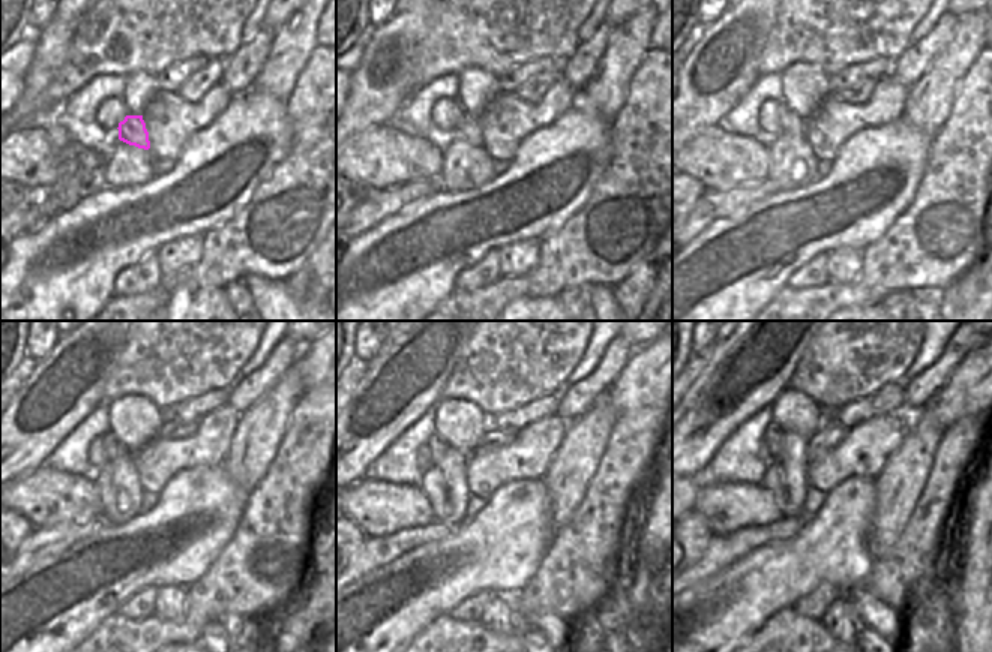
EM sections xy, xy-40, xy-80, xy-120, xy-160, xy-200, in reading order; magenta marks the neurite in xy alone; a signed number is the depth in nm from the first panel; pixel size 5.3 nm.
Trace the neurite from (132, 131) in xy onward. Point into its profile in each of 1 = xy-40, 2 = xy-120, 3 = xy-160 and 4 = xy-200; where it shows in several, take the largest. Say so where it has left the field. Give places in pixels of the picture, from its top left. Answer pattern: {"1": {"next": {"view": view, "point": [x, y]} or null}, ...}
{"1": {"next": {"view": "xy-40", "point": [467, 128]}}, "2": {"next": {"view": "xy-120", "point": [113, 450]}}, "3": {"next": {"view": "xy-160", "point": [437, 445]}}, "4": {"next": {"view": "xy-200", "point": [772, 441]}}}

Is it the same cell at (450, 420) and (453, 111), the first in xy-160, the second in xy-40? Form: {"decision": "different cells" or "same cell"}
{"decision": "different cells"}

